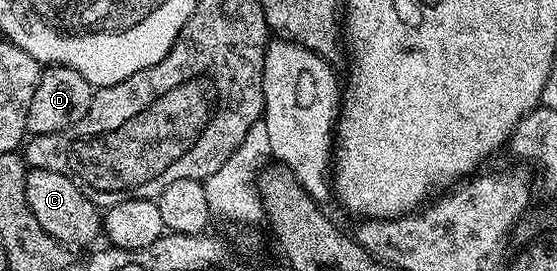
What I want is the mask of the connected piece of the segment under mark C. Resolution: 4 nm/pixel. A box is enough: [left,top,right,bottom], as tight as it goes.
[25,169,102,245]

